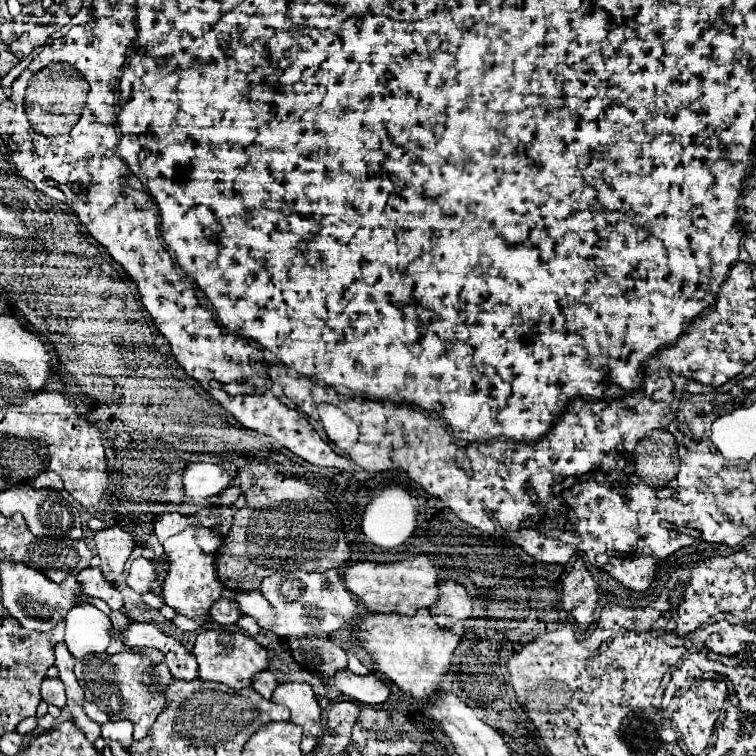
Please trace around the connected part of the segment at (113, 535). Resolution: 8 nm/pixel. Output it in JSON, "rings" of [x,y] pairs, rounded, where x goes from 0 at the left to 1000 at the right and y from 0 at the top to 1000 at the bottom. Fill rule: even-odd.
{"rings":[[[140,697],[130,702],[124,708],[124,716],[127,716],[127,731],[135,739],[132,755],[146,771],[151,771],[161,761],[164,747],[175,726],[180,724],[180,716],[169,702],[159,697]]]}

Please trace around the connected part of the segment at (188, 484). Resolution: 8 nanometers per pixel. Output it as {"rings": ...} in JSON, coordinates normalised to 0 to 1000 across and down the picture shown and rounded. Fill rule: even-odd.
{"rings":[[[251,612],[243,623],[243,647],[249,657],[272,660],[296,649],[307,639],[302,623],[286,612]]]}

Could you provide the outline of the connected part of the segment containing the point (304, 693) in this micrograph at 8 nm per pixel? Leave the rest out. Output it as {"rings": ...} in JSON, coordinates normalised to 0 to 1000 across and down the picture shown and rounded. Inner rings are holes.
{"rings":[[[397,901],[373,903],[368,906],[368,914],[362,914],[360,927],[378,933],[386,940],[386,956],[397,959],[405,972],[399,993],[413,993],[423,980],[421,970],[426,964],[426,938],[413,909]]]}

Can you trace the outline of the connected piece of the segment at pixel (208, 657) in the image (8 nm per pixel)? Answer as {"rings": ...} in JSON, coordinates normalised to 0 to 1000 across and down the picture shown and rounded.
{"rings":[[[275,832],[259,843],[257,869],[262,872],[262,896],[275,901],[288,901],[310,911],[331,909],[333,893],[347,885],[354,885],[354,864],[347,853],[341,853],[333,843],[320,835],[304,832]]]}

